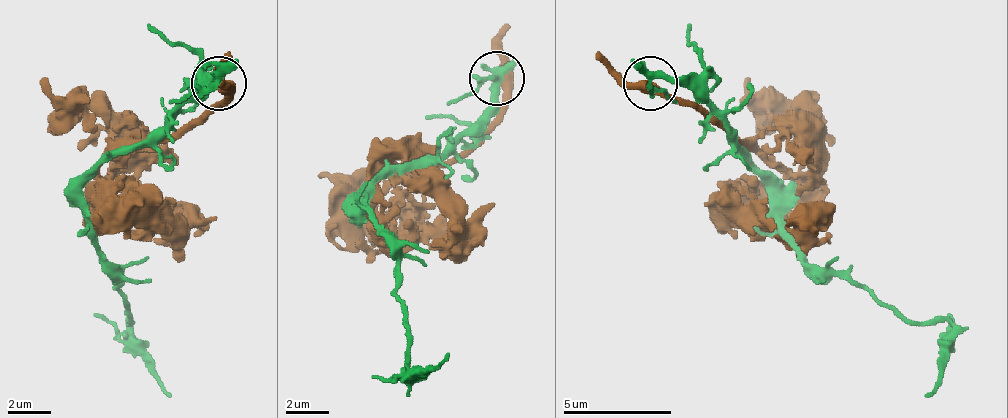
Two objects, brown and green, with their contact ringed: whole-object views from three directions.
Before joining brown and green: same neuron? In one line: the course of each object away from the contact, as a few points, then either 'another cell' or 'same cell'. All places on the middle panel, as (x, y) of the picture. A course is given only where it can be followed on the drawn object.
course brown (495, 79), (495, 117), (457, 155), (408, 171), (376, 215), (370, 188), (414, 177), (446, 210), (452, 264); course green (495, 79), (490, 106), (436, 155), (392, 166), (359, 199), (392, 237), (408, 378), (430, 372), (446, 351); another cell

